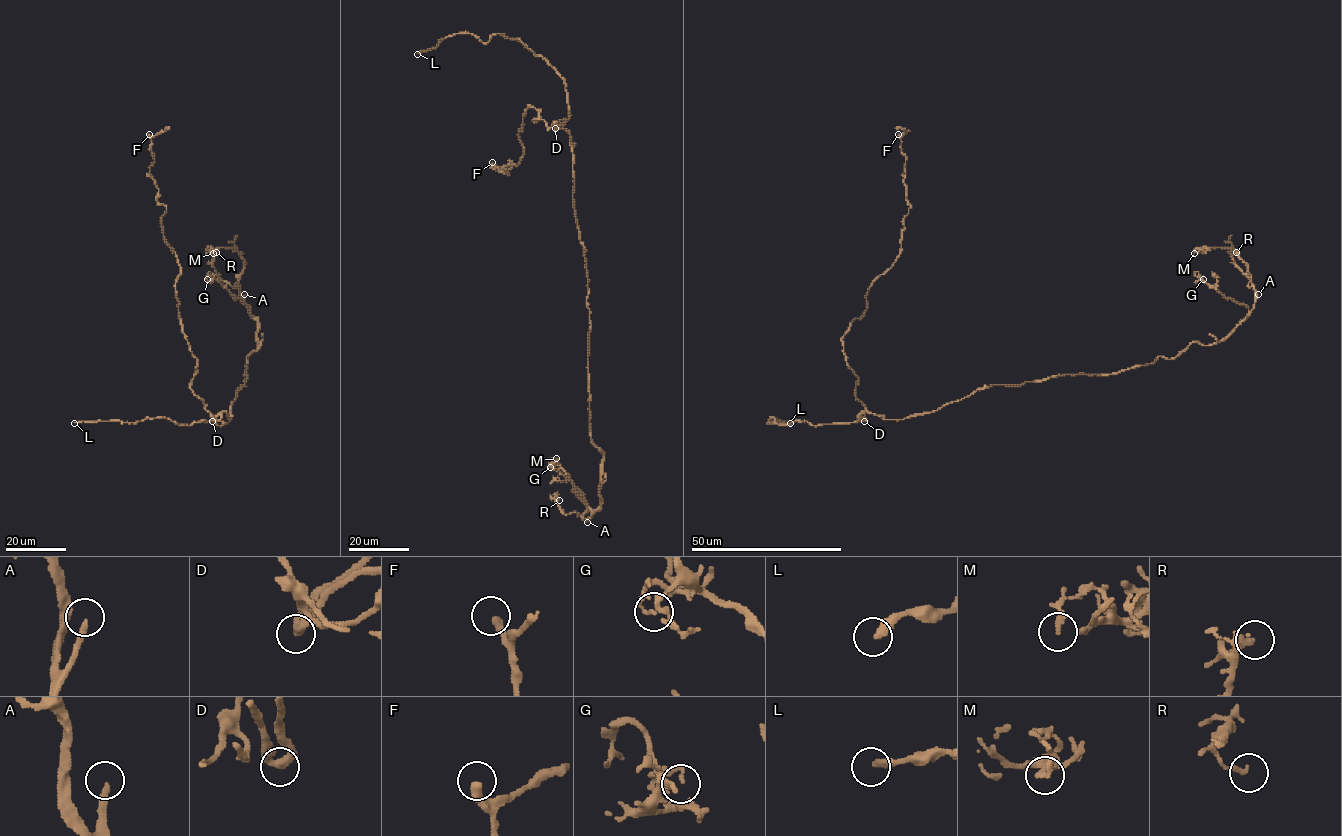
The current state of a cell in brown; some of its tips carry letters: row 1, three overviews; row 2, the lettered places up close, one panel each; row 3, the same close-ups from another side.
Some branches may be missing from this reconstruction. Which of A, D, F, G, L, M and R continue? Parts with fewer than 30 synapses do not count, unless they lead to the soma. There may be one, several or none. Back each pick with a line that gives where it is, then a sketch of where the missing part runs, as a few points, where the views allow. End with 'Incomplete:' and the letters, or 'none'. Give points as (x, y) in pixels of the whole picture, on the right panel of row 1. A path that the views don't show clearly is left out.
A: (1258, 294) | (1258, 294), (1260, 273), (1257, 269), (1251, 300)
L: (790, 423) | (790, 423), (799, 421), (790, 430), (790, 436), (806, 455), (811, 473), (812, 469)
Incomplete: A, L

